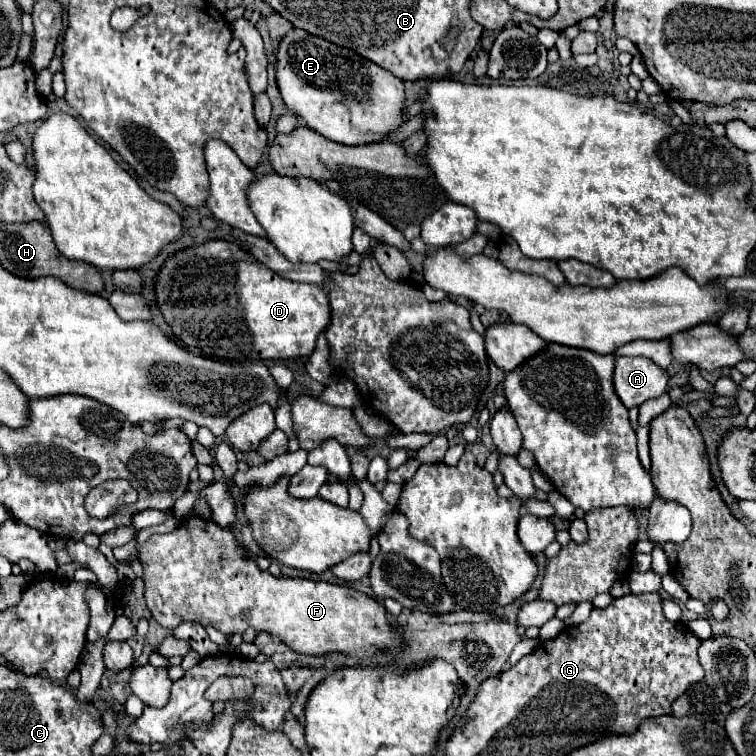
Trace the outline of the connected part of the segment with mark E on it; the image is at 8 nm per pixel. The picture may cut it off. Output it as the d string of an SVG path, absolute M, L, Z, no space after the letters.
M292 29L282 39L278 49L276 79L286 107L292 113L300 115L310 129L322 133L332 141L340 141L342 145L368 145L372 141L382 141L386 139L386 135L394 133L406 121L404 119L406 89L402 79L394 77L386 69L368 61L366 57L360 57L358 53L338 47L322 37L304 33L302 29Z

